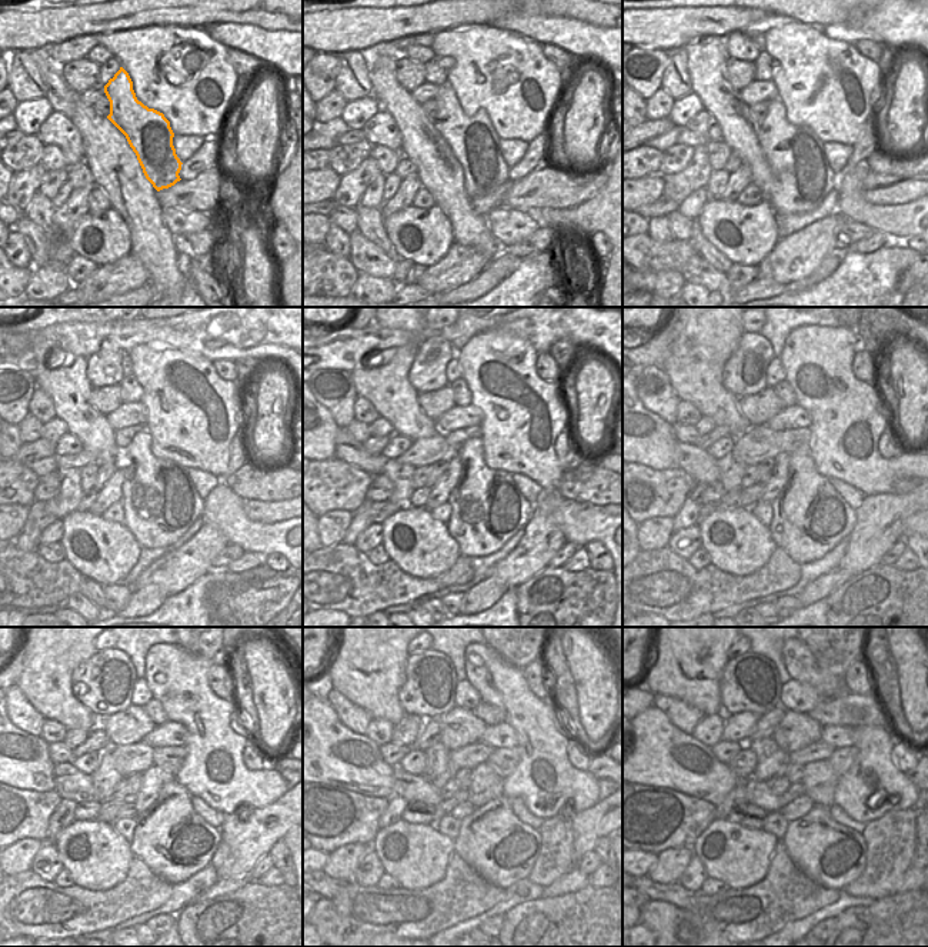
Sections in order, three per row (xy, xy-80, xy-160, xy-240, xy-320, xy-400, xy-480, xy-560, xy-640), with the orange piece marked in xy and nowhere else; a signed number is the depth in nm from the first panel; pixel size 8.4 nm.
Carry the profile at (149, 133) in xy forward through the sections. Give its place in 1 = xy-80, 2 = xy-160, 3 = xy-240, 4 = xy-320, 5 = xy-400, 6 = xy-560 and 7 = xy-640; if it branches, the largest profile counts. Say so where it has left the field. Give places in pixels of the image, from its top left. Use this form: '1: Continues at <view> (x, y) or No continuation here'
1: Continues at xy-80 (473, 140)
2: Continues at xy-160 (801, 176)
3: Continues at xy-240 (160, 500)
4: Continues at xy-320 (487, 509)
5: Continues at xy-400 (810, 517)
6: Continues at xy-560 (500, 847)
7: Continues at xy-640 (831, 854).

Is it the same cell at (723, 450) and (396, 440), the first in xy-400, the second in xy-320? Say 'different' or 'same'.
same

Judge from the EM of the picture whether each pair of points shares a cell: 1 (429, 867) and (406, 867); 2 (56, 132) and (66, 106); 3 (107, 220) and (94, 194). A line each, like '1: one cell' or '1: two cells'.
1: one cell
2: two cells
3: two cells

